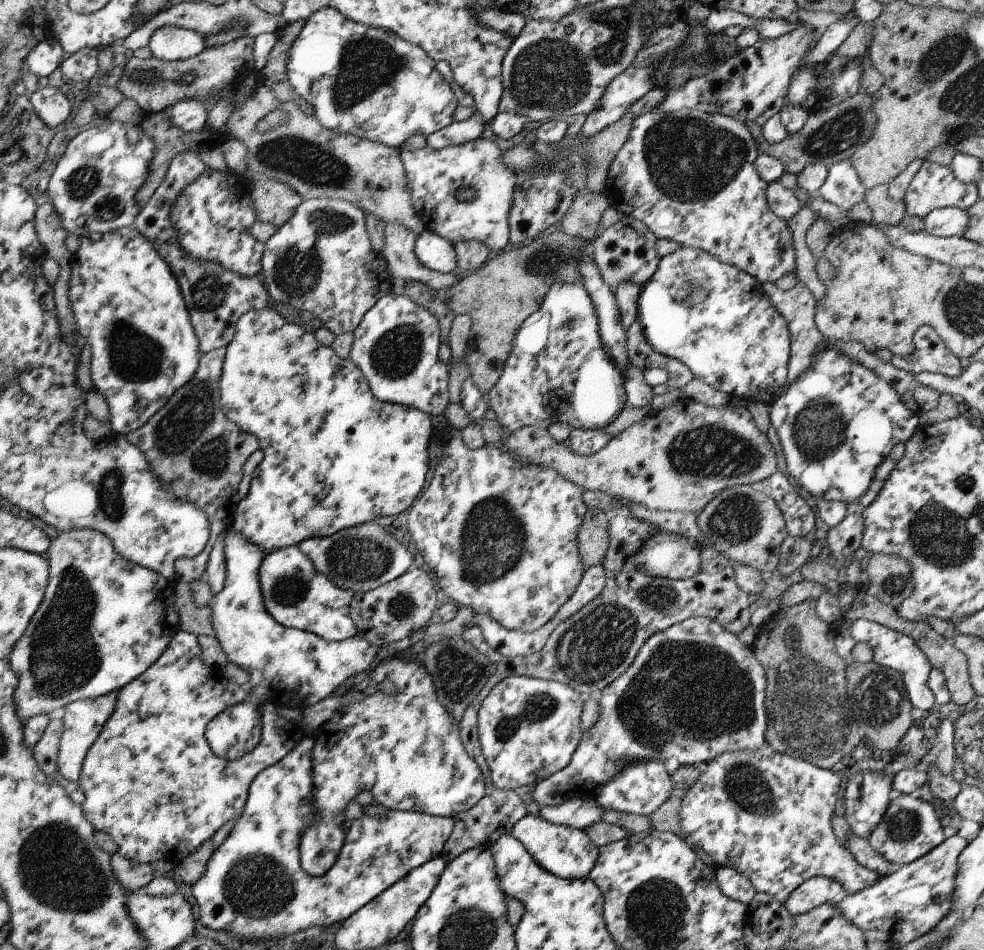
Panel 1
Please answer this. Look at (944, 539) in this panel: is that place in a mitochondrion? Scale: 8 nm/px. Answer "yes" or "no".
yes

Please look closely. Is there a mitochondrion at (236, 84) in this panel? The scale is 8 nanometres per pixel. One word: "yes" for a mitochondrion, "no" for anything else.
no

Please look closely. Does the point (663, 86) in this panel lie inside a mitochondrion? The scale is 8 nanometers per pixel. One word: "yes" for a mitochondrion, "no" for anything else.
no

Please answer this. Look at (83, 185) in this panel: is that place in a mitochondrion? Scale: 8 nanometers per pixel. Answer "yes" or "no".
yes

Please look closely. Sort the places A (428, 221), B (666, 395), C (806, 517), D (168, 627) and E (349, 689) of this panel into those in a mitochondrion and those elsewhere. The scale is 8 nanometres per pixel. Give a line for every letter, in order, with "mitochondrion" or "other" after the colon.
A: other
B: other
C: other
D: other
E: other

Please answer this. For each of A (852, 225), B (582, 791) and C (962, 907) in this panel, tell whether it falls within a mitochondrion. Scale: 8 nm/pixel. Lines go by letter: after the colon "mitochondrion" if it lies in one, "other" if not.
A: other
B: other
C: other

